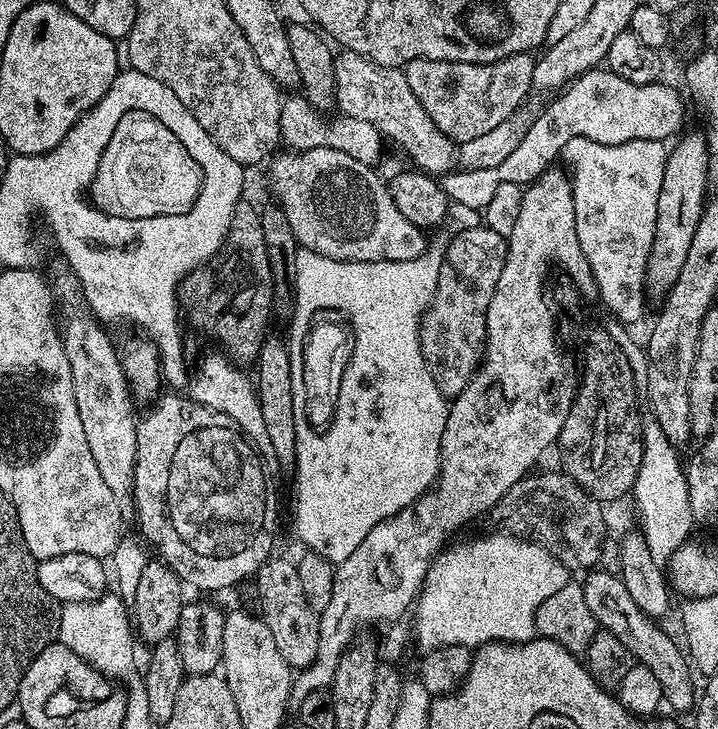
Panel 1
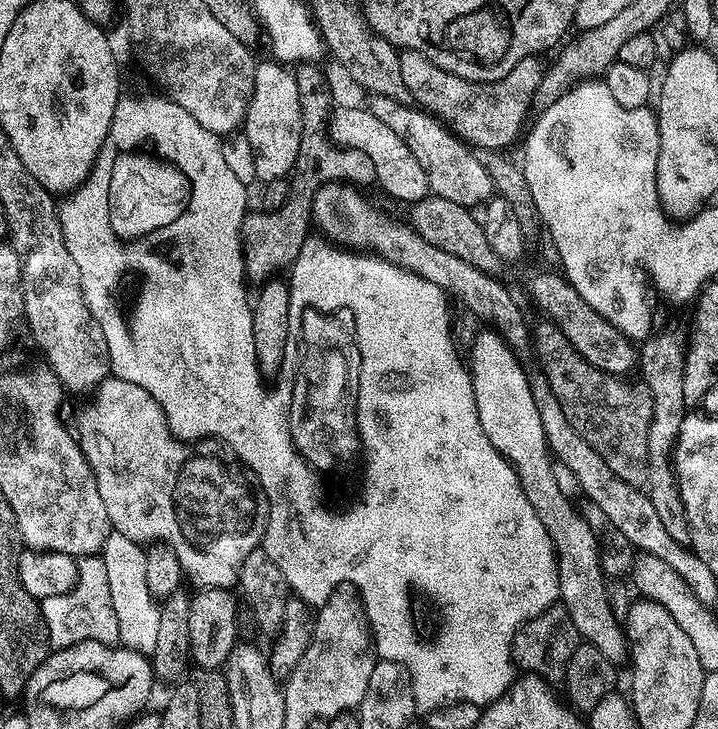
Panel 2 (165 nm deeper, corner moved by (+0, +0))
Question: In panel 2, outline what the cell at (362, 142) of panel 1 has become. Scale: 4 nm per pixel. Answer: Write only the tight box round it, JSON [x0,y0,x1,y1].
[243,58,300,182]

